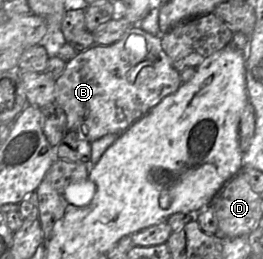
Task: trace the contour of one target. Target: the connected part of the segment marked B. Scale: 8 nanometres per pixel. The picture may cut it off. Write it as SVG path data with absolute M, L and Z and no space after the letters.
M138 25L130 27L123 36L115 43L107 46L93 45L89 49L78 53L73 59L66 62L66 67L61 76L56 80L56 98L57 103L64 110L67 118L68 130L77 132L81 138L90 143L107 134L121 134L128 129L134 122L144 116L153 107L155 107L164 97L174 93L182 84L180 73L173 67L171 59L162 48L159 35L152 35L141 29Z

